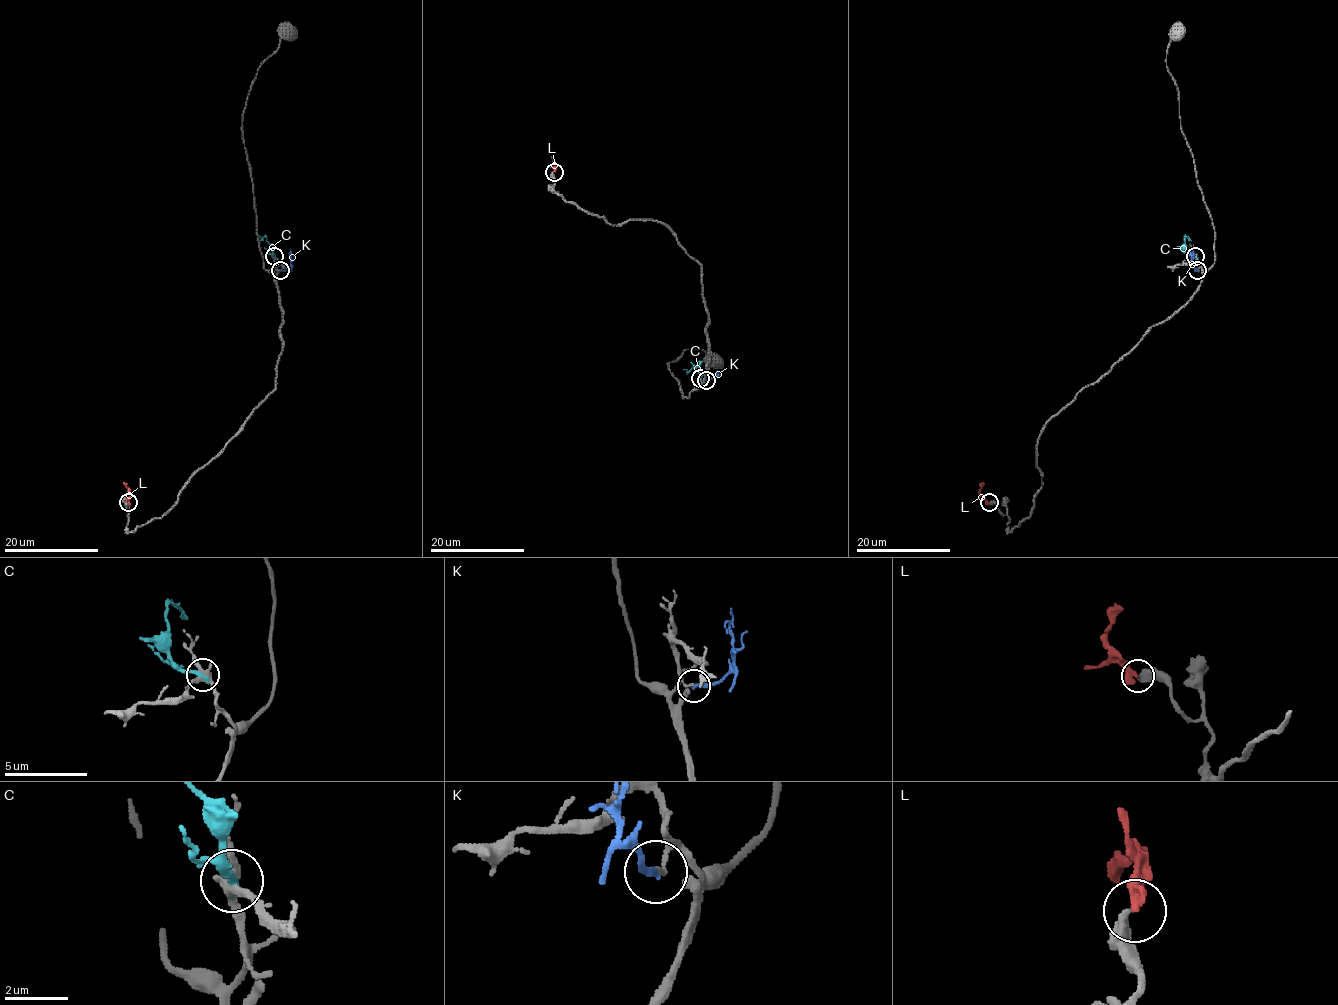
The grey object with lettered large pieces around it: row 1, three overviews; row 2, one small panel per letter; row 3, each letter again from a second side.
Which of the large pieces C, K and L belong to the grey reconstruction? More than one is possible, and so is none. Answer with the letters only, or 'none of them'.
none of them

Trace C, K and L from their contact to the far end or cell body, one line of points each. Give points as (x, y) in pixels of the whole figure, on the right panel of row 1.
C: (1194, 257), (1186, 252), (1186, 236)
K: (1197, 271), (1190, 248)
L: (989, 502), (979, 492), (983, 482)

